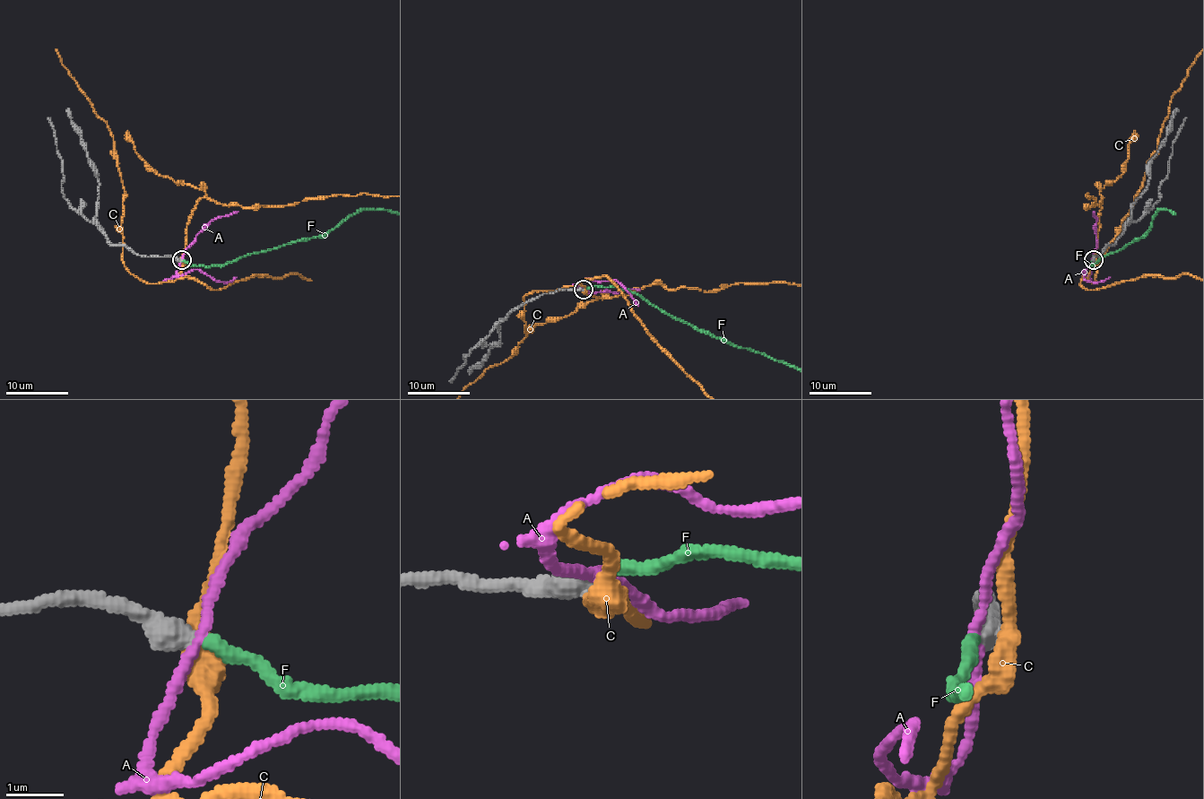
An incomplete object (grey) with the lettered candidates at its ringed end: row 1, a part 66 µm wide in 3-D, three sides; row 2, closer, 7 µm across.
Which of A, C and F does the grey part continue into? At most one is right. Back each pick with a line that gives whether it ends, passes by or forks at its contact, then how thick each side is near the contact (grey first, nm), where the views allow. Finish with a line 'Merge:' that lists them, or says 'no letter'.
F: It ends there. Thickness 440 nm (grey) against 200 nm
Merge: F

